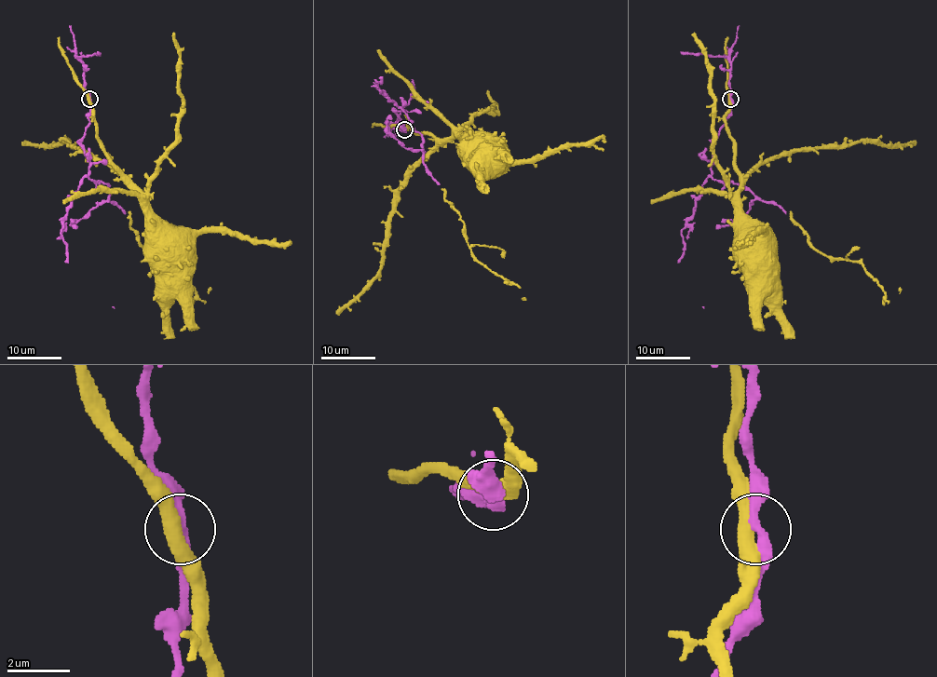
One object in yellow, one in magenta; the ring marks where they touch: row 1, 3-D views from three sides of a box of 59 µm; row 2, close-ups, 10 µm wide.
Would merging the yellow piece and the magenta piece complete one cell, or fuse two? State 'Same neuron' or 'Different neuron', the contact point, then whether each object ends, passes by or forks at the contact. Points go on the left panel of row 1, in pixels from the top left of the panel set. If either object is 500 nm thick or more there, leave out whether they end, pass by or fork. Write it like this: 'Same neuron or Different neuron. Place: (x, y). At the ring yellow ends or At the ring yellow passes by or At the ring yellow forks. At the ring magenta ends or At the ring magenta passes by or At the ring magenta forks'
Same neuron. Place: (89, 99). At the ring yellow passes by. At the ring magenta passes by

